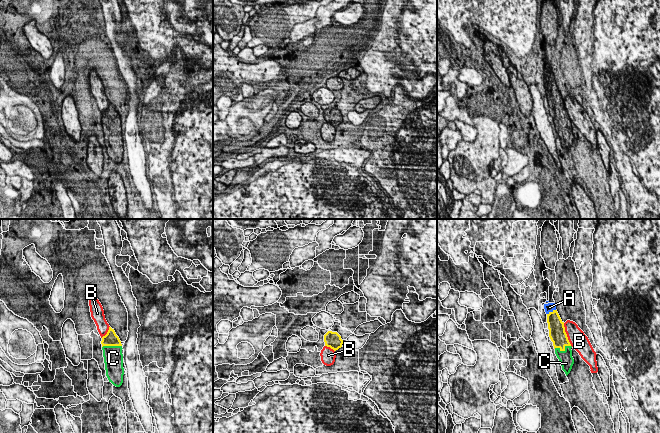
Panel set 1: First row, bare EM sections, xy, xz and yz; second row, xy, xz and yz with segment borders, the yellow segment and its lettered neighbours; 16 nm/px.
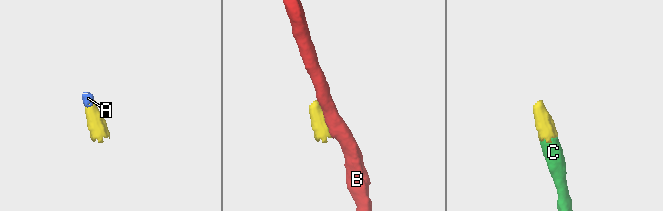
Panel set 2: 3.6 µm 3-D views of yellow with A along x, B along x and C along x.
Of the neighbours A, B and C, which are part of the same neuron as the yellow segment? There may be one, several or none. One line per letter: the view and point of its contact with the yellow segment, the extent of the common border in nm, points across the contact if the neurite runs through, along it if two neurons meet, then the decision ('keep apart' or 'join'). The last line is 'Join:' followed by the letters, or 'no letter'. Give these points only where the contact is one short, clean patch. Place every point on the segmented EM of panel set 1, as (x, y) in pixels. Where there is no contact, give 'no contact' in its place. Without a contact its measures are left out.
A: meets yellow in yz at (551, 312); contact 170 nm long; runs through yz (555, 325), (551, 312), (549, 307); join
B: meets yellow in yz at (566, 334); contact 400 nm long; border along yz (563, 323), (566, 336), (571, 345); keep apart
C: meets yellow in yz at (562, 350); contact 280 nm long; runs through yz (558, 336), (562, 350), (565, 357); join
Join: A, C

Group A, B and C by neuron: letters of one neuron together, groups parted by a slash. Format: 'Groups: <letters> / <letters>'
Groups: A C / B

